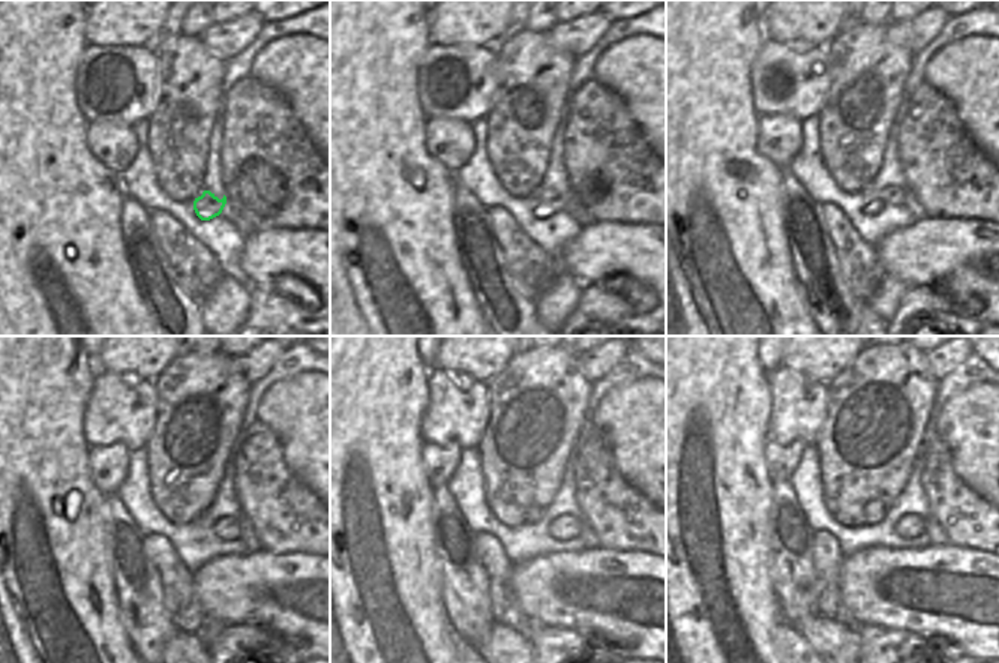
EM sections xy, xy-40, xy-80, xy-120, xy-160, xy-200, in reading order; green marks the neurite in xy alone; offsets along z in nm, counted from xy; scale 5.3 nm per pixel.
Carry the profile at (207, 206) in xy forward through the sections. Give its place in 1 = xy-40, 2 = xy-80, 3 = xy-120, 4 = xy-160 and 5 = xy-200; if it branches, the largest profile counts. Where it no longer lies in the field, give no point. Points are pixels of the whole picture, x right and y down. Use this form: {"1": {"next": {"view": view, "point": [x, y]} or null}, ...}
{"1": {"next": {"view": "xy-40", "point": [549, 201]}}, "2": {"next": {"view": "xy-80", "point": [891, 195]}}, "3": {"next": {"view": "xy-120", "point": [227, 528]}}, "4": {"next": {"view": "xy-160", "point": [566, 528]}}, "5": {"next": {"view": "xy-200", "point": [911, 525]}}}

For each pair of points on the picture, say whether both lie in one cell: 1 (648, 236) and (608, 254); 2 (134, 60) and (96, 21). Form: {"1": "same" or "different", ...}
{"1": "same", "2": "different"}

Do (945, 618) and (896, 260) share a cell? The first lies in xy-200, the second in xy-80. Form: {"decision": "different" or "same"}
{"decision": "same"}

